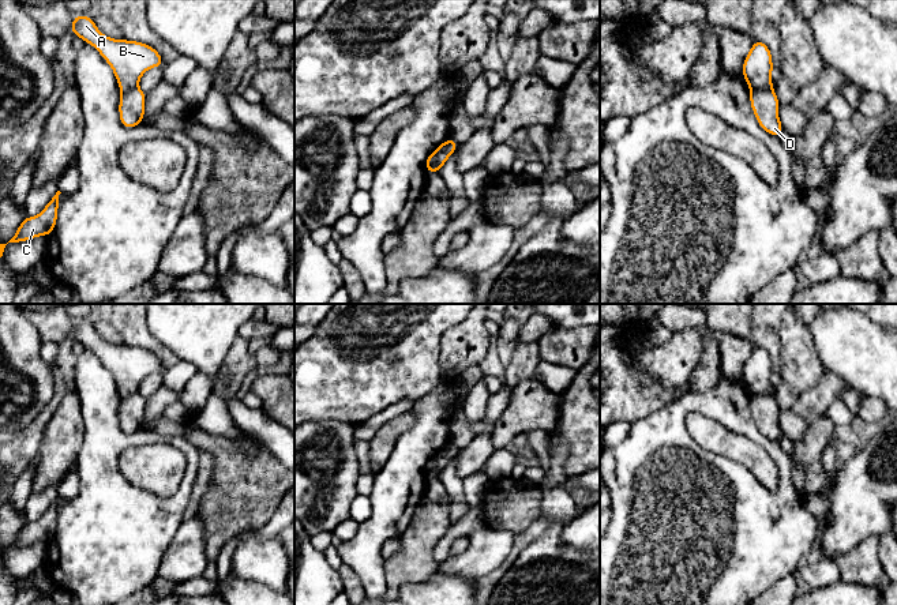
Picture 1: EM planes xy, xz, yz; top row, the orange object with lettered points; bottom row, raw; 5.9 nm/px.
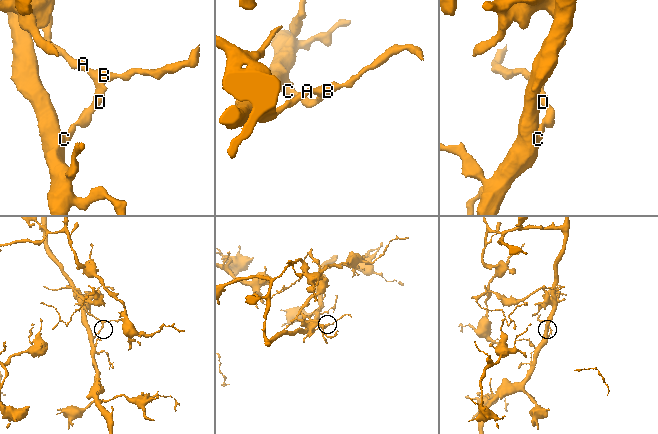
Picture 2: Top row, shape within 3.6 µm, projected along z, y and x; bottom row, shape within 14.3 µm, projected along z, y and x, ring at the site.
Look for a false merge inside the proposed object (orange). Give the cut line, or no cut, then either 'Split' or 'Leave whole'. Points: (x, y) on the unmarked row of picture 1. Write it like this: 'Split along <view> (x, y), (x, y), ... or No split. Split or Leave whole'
Split along yz (750, 393), (772, 395). Split

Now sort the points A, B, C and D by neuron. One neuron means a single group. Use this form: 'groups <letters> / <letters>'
groups A B / C D

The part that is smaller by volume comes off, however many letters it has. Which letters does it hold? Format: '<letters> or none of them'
A, B

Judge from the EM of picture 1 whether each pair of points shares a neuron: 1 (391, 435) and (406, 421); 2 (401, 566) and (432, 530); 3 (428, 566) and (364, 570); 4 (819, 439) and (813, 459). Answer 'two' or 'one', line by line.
1: one
2: one
3: two
4: one

